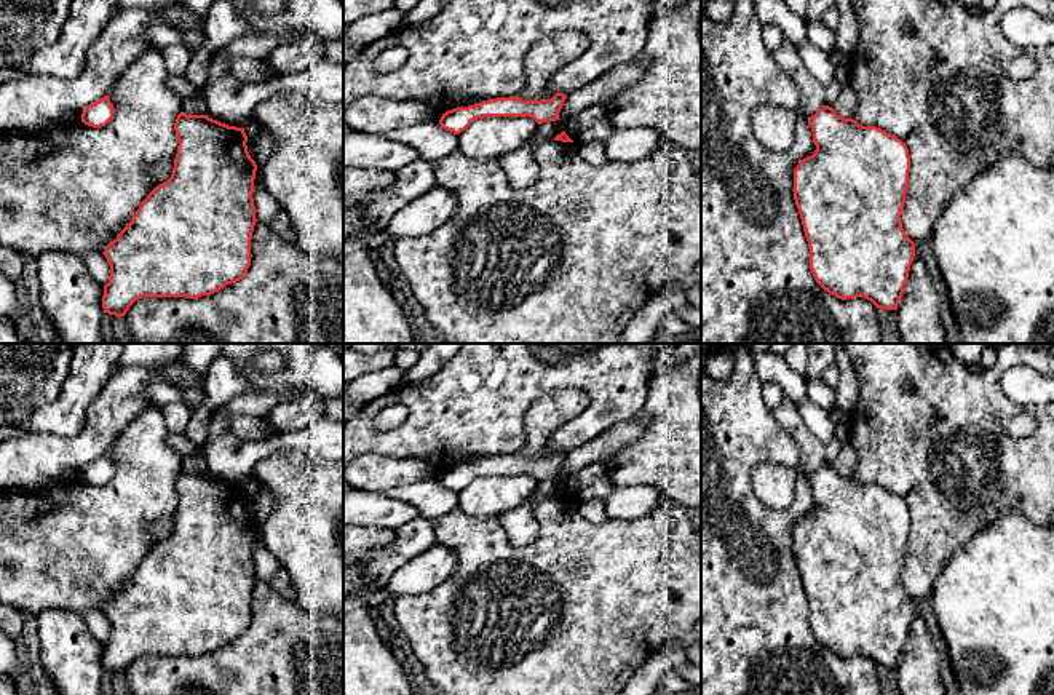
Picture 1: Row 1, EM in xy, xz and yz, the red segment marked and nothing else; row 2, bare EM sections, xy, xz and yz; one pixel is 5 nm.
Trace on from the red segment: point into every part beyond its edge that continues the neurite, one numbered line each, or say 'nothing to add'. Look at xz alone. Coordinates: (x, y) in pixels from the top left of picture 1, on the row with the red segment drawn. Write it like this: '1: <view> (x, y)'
1: xz (431, 141)

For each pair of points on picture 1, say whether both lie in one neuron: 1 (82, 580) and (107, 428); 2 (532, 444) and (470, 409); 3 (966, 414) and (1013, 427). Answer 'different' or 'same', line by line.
1: different
2: different
3: different

